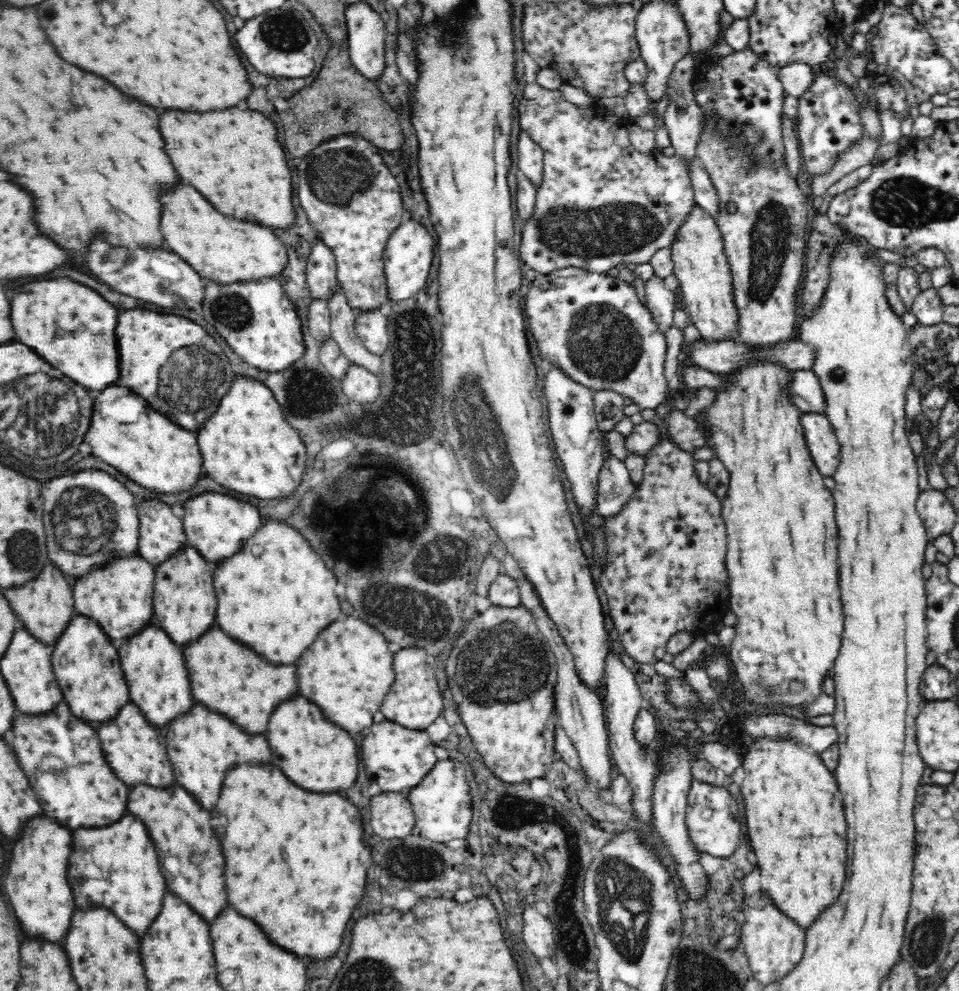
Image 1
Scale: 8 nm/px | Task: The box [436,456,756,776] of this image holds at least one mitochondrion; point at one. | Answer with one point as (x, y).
(509, 663)

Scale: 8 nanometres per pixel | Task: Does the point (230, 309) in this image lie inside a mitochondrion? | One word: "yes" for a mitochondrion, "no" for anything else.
yes

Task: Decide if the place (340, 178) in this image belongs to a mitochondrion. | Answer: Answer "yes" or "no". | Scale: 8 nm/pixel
yes

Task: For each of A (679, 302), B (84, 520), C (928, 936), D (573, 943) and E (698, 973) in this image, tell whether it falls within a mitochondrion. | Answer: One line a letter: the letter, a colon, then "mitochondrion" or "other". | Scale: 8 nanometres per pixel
A: other
B: mitochondrion
C: mitochondrion
D: mitochondrion
E: mitochondrion

